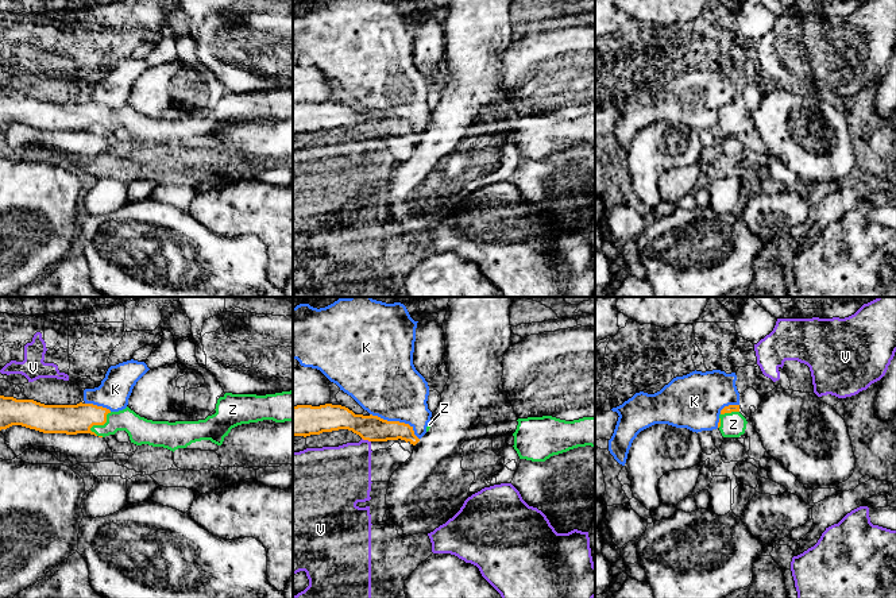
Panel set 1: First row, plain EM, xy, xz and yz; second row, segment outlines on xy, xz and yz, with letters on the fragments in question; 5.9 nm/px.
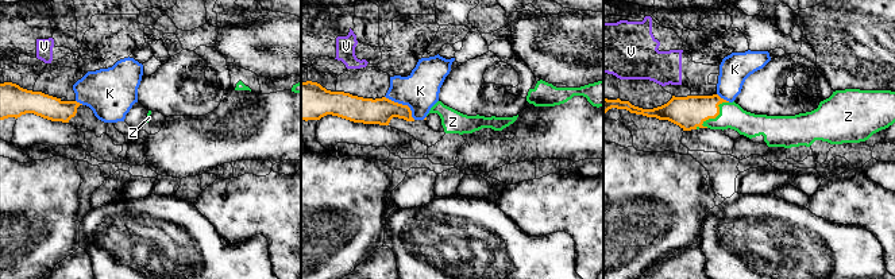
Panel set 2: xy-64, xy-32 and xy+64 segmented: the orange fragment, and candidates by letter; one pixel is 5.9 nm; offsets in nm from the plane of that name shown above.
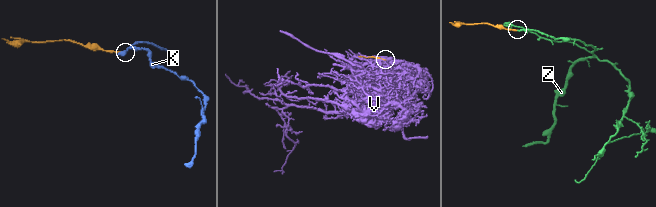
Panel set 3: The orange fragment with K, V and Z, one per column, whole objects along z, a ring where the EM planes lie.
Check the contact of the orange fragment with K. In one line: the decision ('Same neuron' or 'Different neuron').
Different neuron

